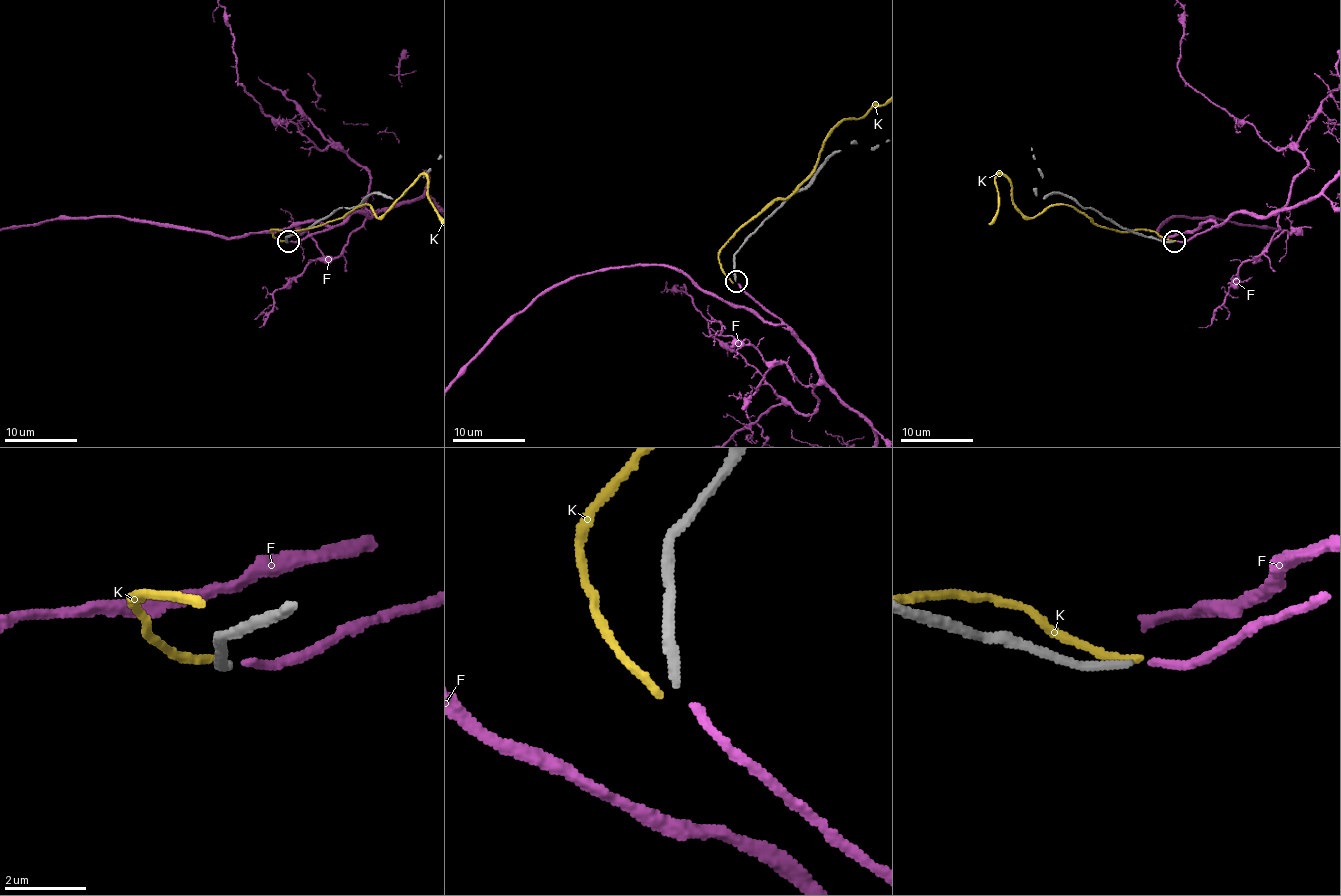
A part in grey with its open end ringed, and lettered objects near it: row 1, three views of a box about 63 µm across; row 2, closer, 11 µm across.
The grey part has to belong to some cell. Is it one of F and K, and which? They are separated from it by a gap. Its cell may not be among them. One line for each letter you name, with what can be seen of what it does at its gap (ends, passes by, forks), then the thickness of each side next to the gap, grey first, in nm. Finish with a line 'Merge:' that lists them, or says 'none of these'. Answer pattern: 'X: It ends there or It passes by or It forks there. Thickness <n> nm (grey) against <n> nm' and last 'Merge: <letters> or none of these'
F: It ends there. Thickness 200 nm (grey) against 190 nm
Merge: F

